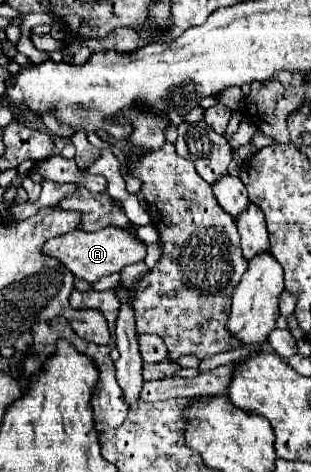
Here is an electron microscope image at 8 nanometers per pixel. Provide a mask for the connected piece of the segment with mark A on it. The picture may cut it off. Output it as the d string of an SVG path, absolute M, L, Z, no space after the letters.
M106 226L98 232L74 230L74 232L50 238L44 244L44 252L60 258L76 278L82 278L82 280L88 280L88 282L94 284L104 276L120 272L128 264L142 262L146 258L146 244L142 240L138 240L134 234L130 234L128 230L124 230L124 228Z

